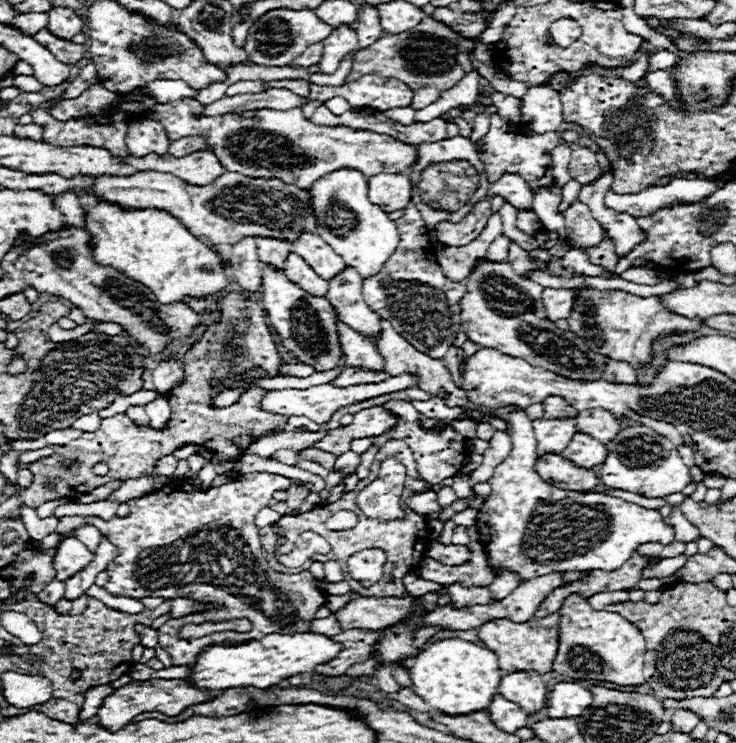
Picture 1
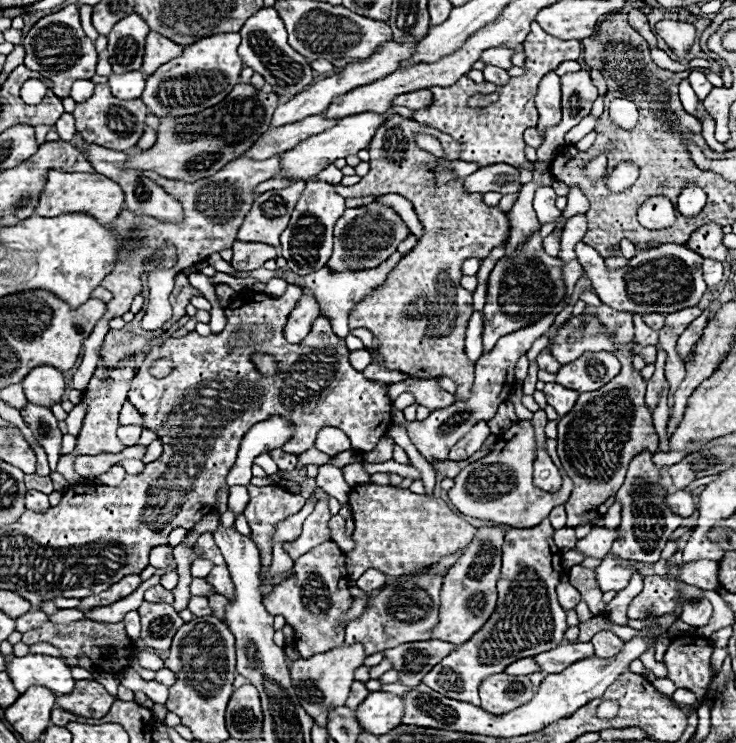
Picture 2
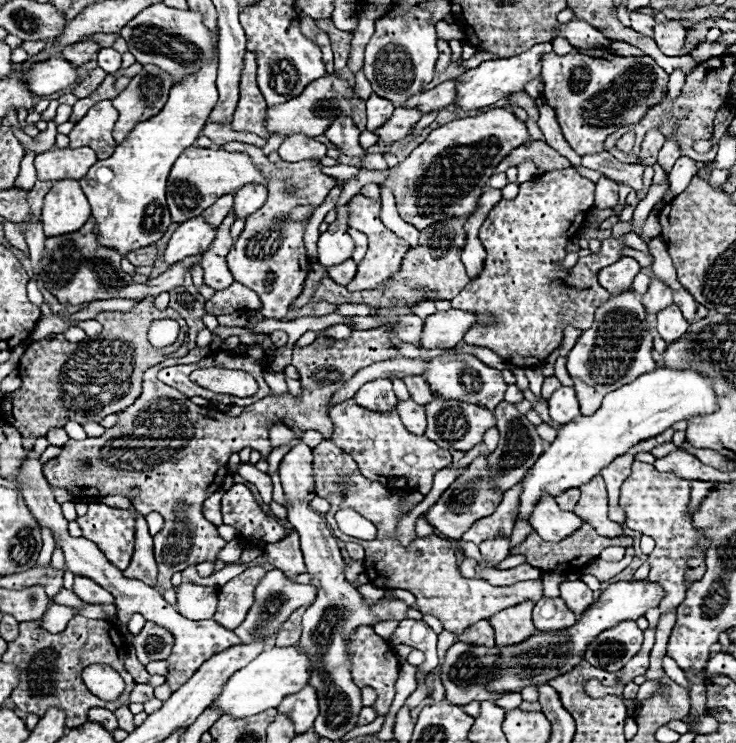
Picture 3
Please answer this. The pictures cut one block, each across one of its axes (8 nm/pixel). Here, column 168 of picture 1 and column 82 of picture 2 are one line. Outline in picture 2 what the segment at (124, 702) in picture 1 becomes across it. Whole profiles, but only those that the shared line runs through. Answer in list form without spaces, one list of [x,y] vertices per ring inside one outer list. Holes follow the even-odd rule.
[[[76,680],[74,690],[58,698],[58,708],[86,718],[102,718],[114,700],[96,680]]]

